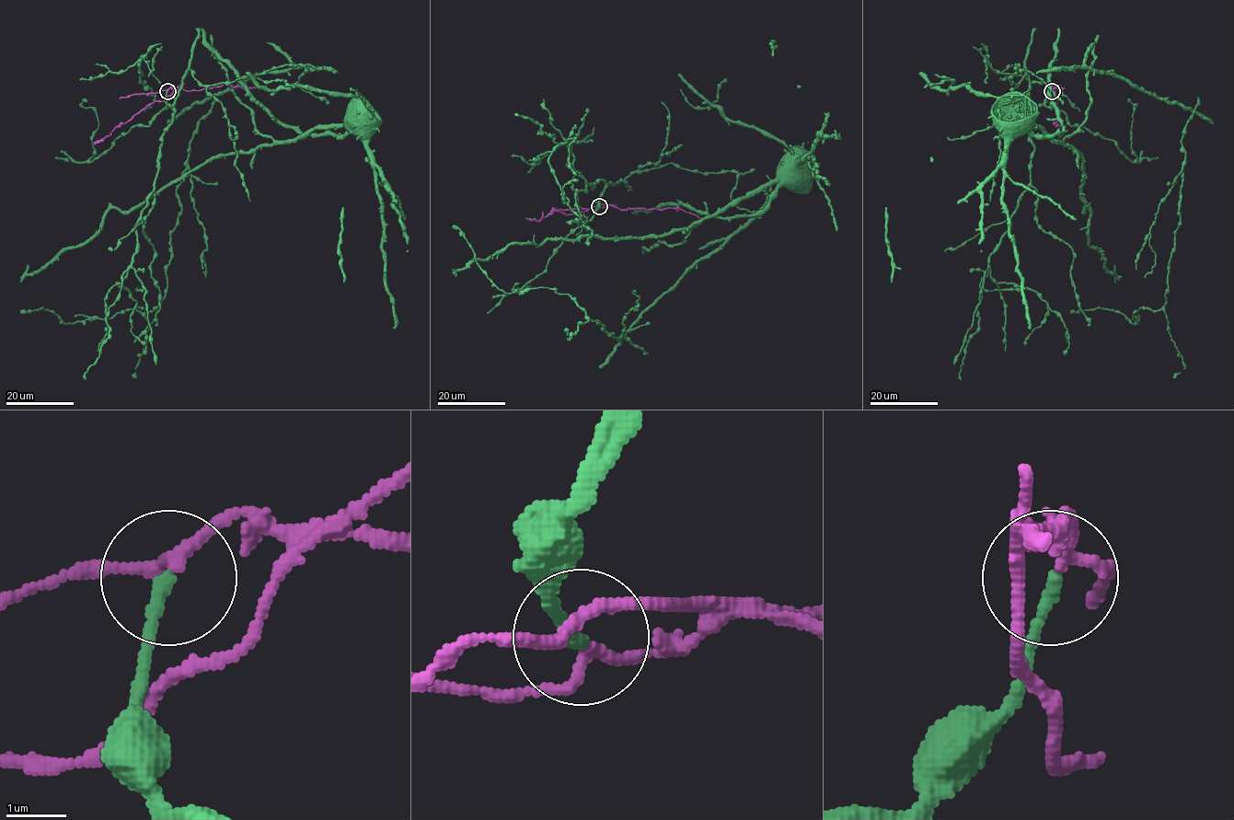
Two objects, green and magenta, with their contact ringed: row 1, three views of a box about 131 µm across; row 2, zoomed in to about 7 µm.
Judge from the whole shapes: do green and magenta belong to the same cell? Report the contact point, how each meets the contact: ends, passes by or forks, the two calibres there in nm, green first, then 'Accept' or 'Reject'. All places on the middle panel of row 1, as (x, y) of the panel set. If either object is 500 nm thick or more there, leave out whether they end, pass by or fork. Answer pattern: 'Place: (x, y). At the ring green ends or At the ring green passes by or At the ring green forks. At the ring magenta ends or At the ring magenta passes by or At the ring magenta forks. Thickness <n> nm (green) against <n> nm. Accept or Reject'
Place: (599, 206). At the ring green ends. At the ring magenta passes by. Thickness 240 nm (green) against 180 nm. Reject

